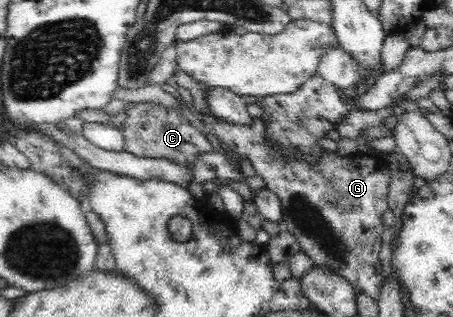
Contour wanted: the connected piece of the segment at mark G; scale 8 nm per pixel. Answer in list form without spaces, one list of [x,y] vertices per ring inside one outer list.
[[[188,105],[195,115],[203,122],[203,126],[213,136],[227,146],[236,156],[251,162],[256,175],[263,177],[266,188],[274,192],[283,205],[284,228],[295,234],[301,251],[307,255],[315,265],[325,265],[329,270],[346,278],[355,290],[363,291],[367,296],[377,298],[380,295],[383,276],[381,275],[382,264],[379,262],[379,253],[382,247],[381,234],[385,230],[383,226],[383,213],[388,210],[388,198],[390,187],[390,169],[386,160],[381,156],[372,154],[356,154],[341,156],[338,153],[326,152],[323,154],[319,165],[309,167],[292,163],[281,163],[281,158],[276,158],[273,151],[265,143],[263,135],[263,122],[259,117],[251,117],[249,124],[230,124],[211,114],[198,114],[191,105]]]

